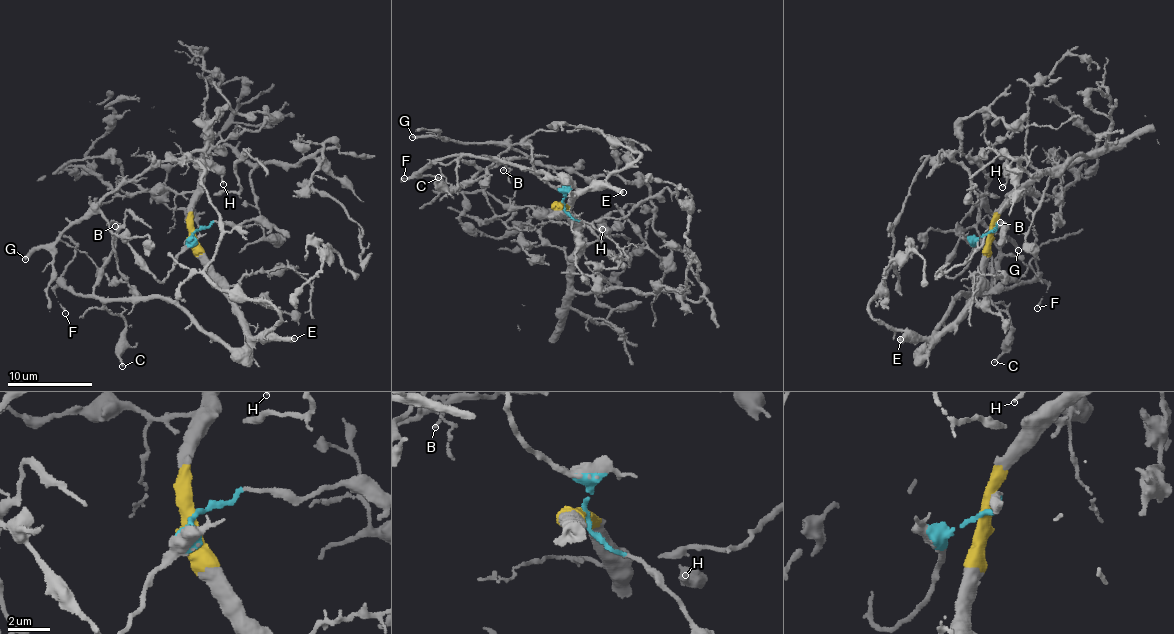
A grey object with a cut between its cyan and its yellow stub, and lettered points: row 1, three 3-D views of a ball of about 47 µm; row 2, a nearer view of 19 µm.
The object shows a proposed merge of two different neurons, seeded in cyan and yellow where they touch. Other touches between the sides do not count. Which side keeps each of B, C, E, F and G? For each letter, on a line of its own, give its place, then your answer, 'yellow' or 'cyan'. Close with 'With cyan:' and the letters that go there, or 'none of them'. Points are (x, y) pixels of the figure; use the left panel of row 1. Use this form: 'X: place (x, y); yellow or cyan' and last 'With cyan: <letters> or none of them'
B: place (115, 226); yellow
C: place (122, 366); yellow
E: place (294, 338); yellow
F: place (65, 313); yellow
G: place (25, 259); cyan
With cyan: G

